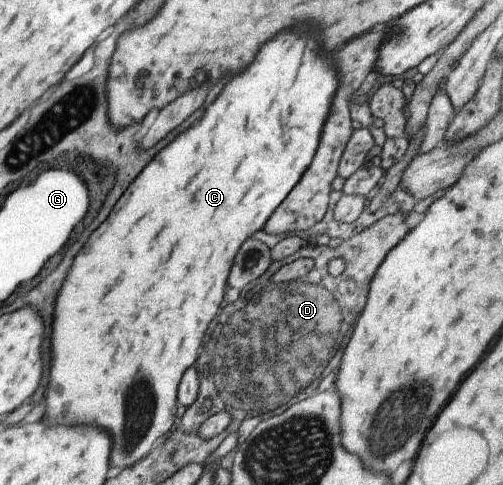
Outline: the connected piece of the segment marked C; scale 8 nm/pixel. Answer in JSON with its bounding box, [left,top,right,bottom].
[44,27,336,469]

